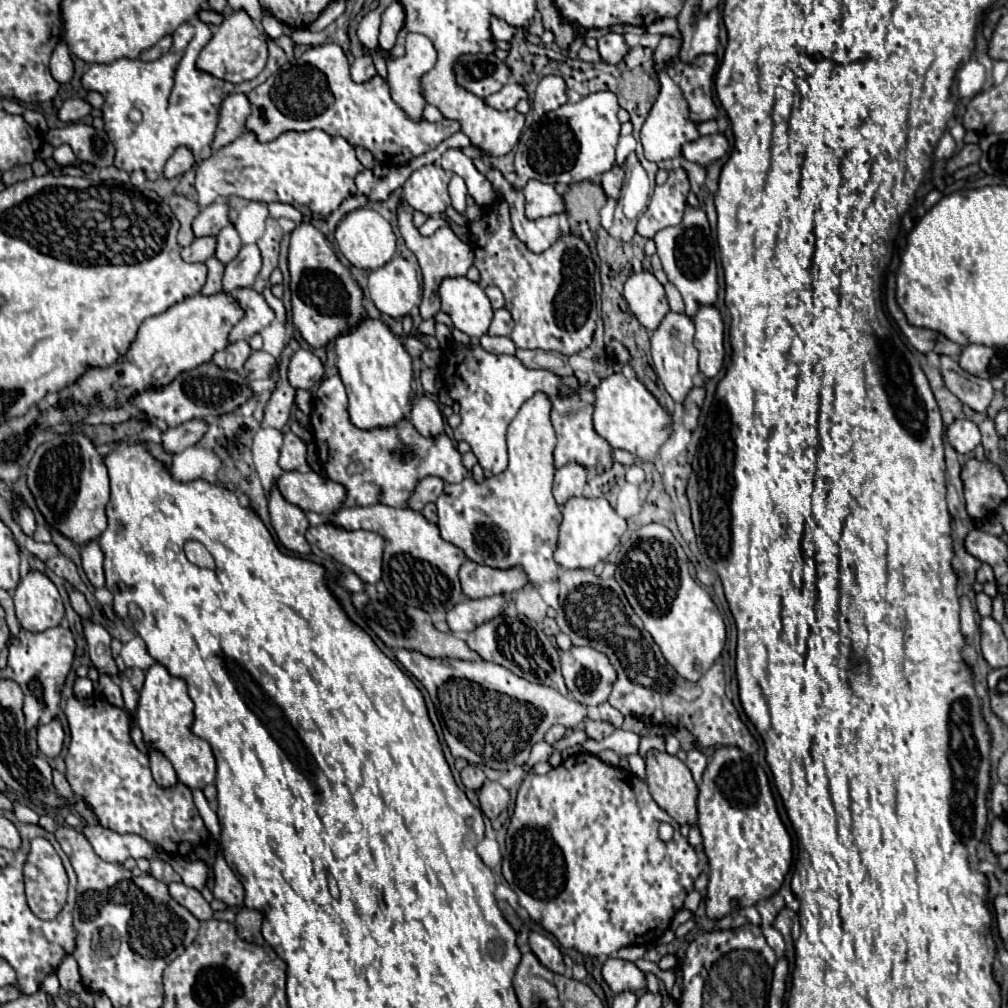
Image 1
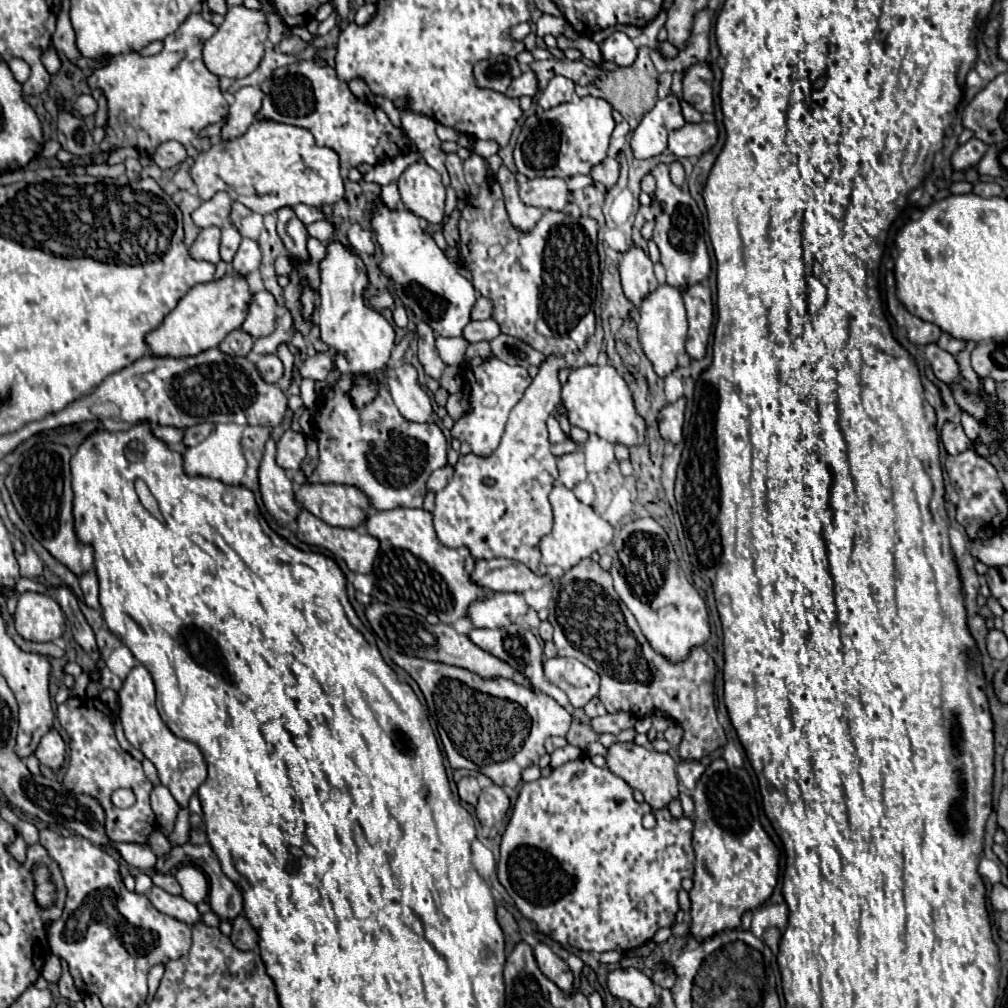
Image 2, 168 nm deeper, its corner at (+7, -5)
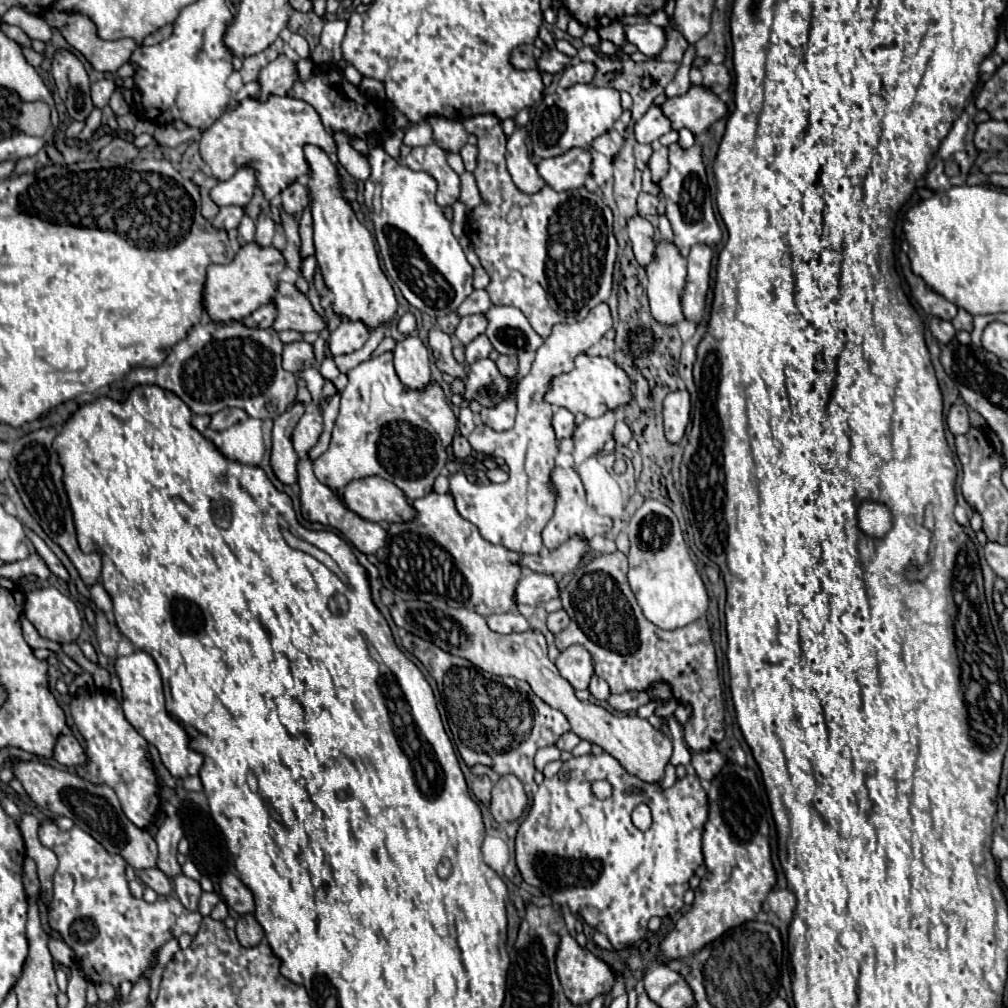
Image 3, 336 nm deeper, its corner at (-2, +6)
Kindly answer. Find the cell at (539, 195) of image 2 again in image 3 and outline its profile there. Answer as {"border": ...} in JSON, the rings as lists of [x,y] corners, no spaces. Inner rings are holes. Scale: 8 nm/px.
{"border":[[[573,149],[565,155],[559,155],[557,159],[543,159],[537,165],[537,171],[539,177],[555,191],[571,191],[583,187],[585,177],[589,175],[589,167],[591,167],[589,153]]]}

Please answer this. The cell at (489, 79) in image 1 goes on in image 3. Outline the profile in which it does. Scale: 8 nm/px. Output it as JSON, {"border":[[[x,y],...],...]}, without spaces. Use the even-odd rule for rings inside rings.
{"border":[[[521,45],[521,47],[517,47],[517,49],[511,51],[509,61],[519,71],[523,71],[523,69],[535,69],[535,63],[537,63],[539,55],[541,55],[541,51],[535,45]]]}

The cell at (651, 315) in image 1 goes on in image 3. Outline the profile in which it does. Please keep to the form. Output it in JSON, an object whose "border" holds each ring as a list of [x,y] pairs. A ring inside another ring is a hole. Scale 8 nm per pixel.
{"border":[[[633,217],[627,221],[627,235],[633,245],[633,253],[637,257],[637,263],[641,267],[647,267],[655,259],[655,227],[643,219],[643,217]]]}

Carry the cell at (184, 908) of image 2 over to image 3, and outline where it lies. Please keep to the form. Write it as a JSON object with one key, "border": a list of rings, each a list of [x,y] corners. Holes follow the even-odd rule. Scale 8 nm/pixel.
{"border":[[[153,867],[153,869],[143,869],[143,871],[139,873],[139,879],[141,879],[147,887],[151,887],[157,895],[171,895],[171,893],[173,893],[171,879],[169,879],[161,869],[157,869],[157,867]]]}

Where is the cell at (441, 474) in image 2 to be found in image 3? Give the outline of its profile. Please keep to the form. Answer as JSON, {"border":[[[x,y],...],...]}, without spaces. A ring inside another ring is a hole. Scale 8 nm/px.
{"border":[[[457,435],[455,441],[453,441],[453,457],[455,459],[467,459],[471,455],[471,447],[469,447],[469,441],[463,437],[463,435]]]}

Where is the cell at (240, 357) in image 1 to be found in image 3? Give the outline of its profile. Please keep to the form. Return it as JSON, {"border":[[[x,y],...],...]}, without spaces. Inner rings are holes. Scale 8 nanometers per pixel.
{"border":[[[273,303],[259,307],[257,311],[253,311],[249,317],[243,319],[243,325],[249,329],[267,329],[273,325],[277,311],[273,311]]]}

